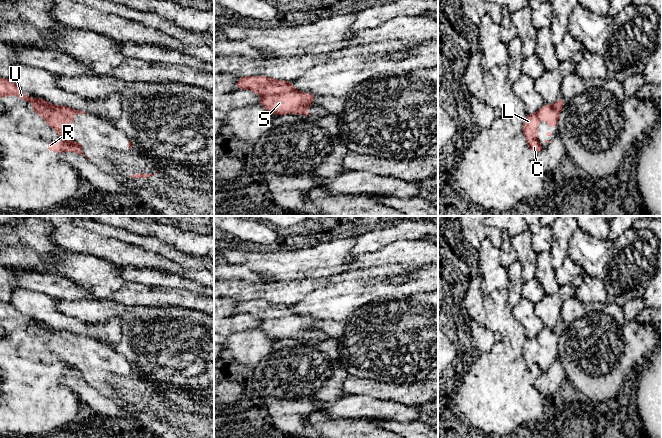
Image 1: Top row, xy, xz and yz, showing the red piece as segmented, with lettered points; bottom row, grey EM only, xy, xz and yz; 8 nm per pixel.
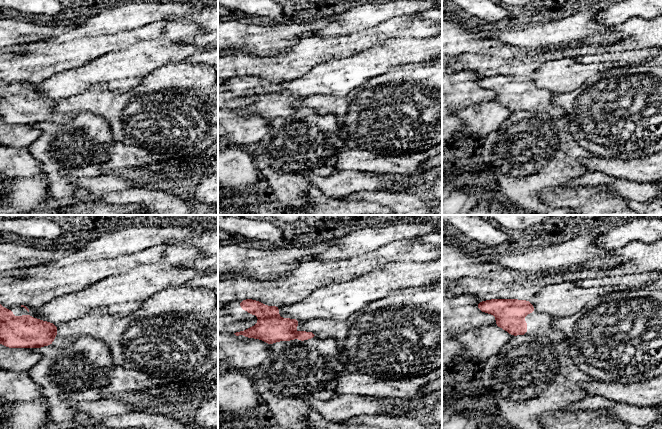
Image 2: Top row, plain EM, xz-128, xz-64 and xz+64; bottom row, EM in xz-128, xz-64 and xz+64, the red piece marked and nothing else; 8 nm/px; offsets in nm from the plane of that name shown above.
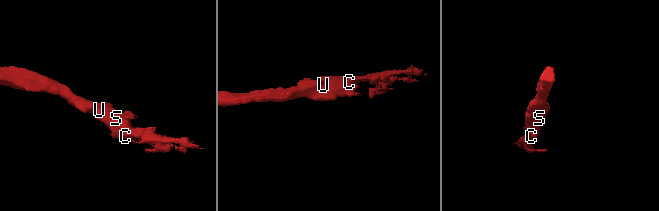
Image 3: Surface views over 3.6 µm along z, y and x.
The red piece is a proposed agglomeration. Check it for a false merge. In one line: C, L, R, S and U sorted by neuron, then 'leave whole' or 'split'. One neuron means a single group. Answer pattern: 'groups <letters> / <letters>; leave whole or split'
groups C L R S U; leave whole

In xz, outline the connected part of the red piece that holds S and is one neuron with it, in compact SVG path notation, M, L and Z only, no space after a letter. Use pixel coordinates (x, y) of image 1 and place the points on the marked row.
M265 76L239 77L235 85L239 89L250 90L261 95L259 104L274 116L290 113L310 115L306 109L317 98L312 94L298 92L292 82Z

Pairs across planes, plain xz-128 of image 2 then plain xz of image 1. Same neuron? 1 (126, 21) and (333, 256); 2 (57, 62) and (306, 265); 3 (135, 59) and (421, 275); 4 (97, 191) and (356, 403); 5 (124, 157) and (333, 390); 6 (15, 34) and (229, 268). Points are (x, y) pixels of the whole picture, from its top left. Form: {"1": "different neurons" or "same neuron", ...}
{"1": "different neurons", "2": "different neurons", "3": "same neuron", "4": "same neuron", "5": "different neurons", "6": "different neurons"}

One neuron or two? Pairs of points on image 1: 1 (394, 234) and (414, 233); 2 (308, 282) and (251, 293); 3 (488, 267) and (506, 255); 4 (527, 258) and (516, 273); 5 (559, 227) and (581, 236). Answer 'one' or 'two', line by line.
1: one
2: one
3: two
4: two
5: two

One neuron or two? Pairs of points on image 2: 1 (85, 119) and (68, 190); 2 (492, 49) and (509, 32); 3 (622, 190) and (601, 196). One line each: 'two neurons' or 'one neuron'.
1: one neuron
2: two neurons
3: two neurons

